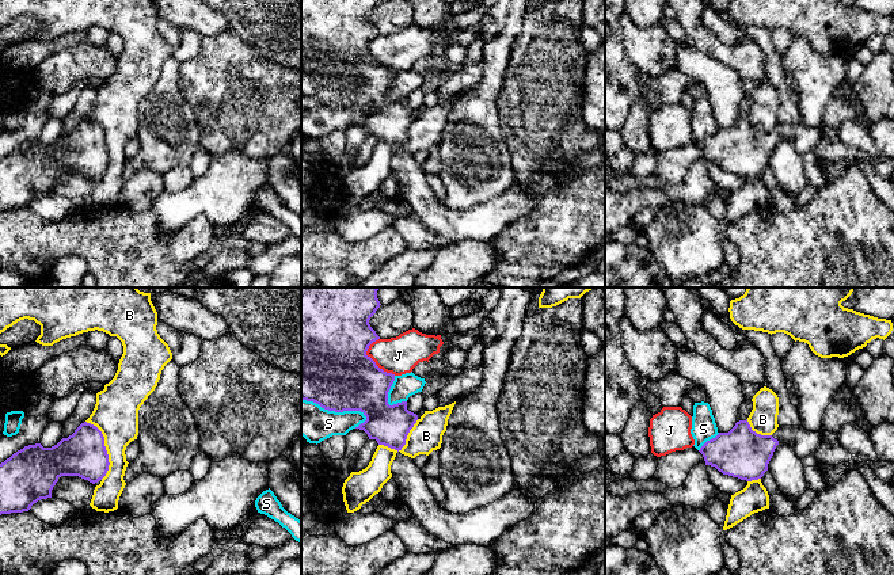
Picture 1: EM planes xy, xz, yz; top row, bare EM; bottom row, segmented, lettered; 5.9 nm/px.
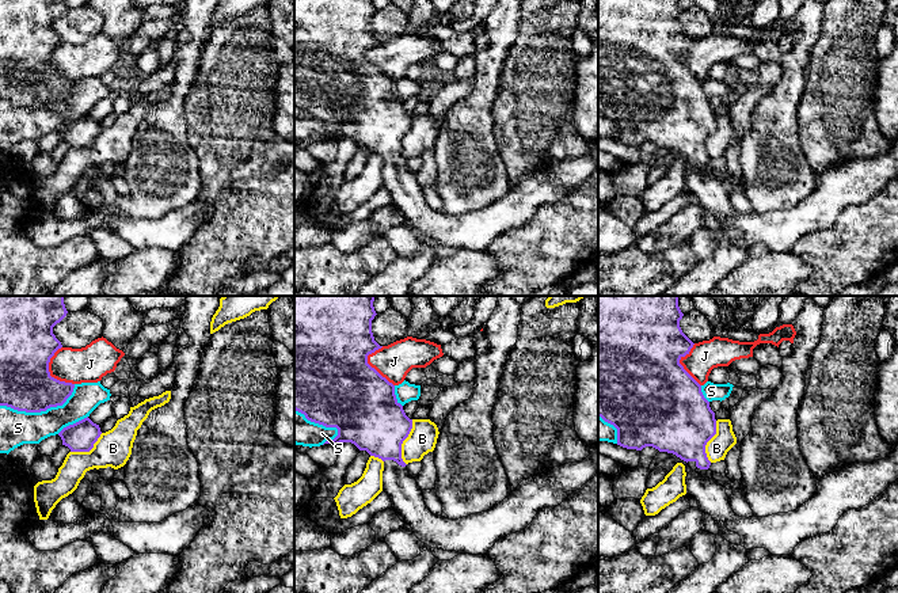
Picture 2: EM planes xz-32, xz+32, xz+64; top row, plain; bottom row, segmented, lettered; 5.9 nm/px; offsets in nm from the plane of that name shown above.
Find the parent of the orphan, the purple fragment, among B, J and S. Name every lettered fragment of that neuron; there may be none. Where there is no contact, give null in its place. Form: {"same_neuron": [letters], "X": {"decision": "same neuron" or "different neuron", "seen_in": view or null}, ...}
{"same_neuron": [], "B": {"decision": "different neuron", "seen_in": "xy"}, "J": {"decision": "different neuron", "seen_in": "xz"}, "S": {"decision": "different neuron", "seen_in": "xz"}}

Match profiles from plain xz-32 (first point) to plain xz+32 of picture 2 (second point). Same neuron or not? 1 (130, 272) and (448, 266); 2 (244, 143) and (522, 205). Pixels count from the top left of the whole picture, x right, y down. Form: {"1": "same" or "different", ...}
{"1": "same", "2": "different"}

